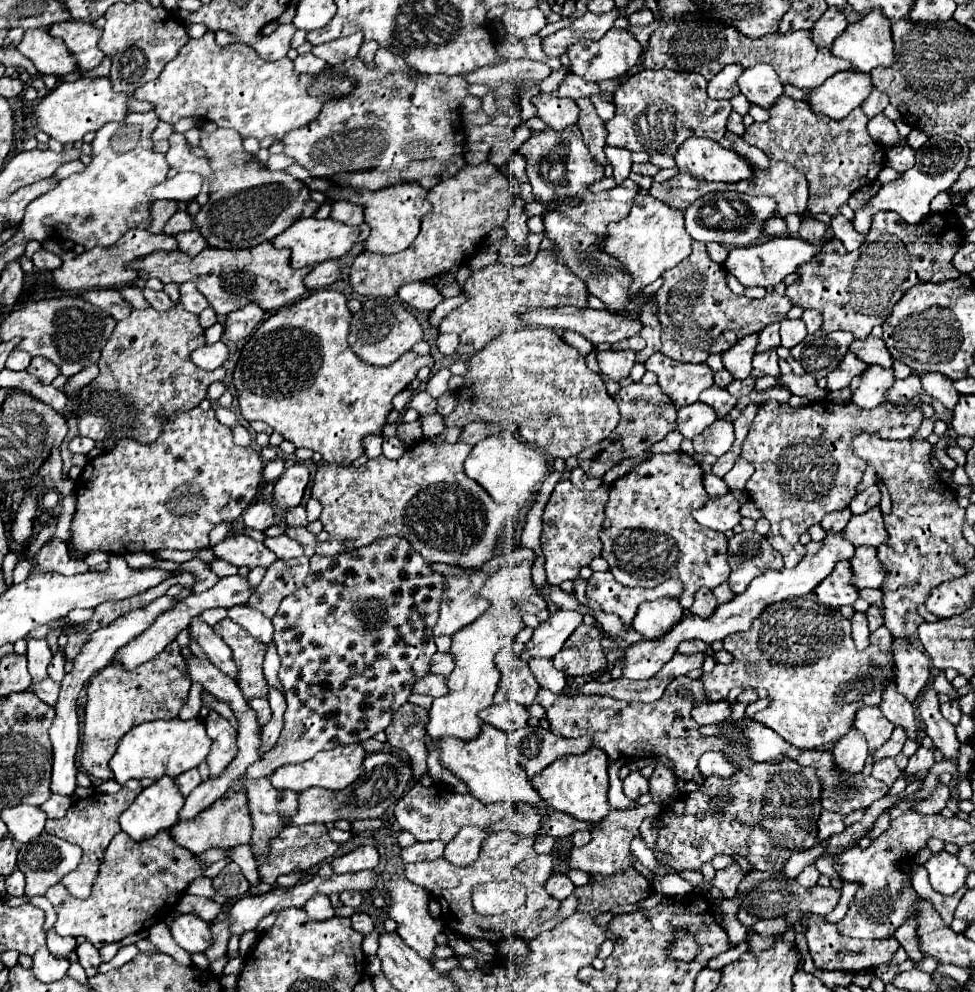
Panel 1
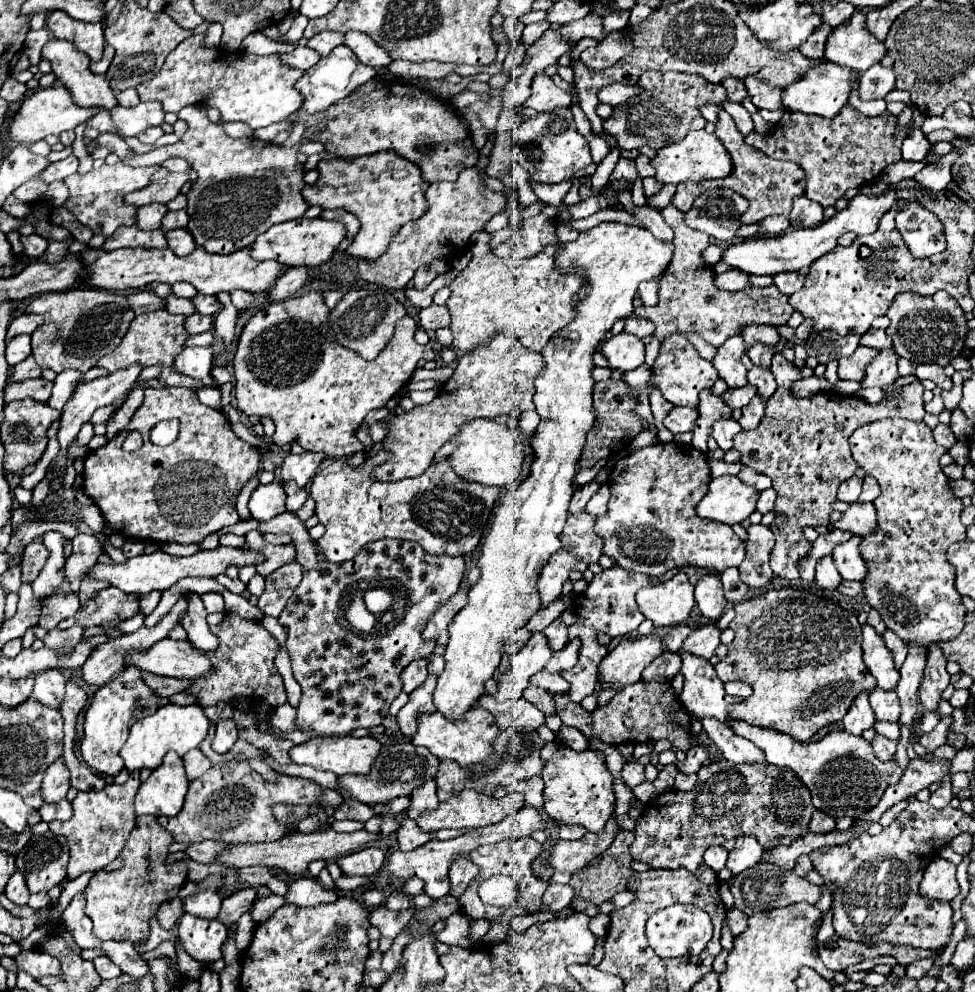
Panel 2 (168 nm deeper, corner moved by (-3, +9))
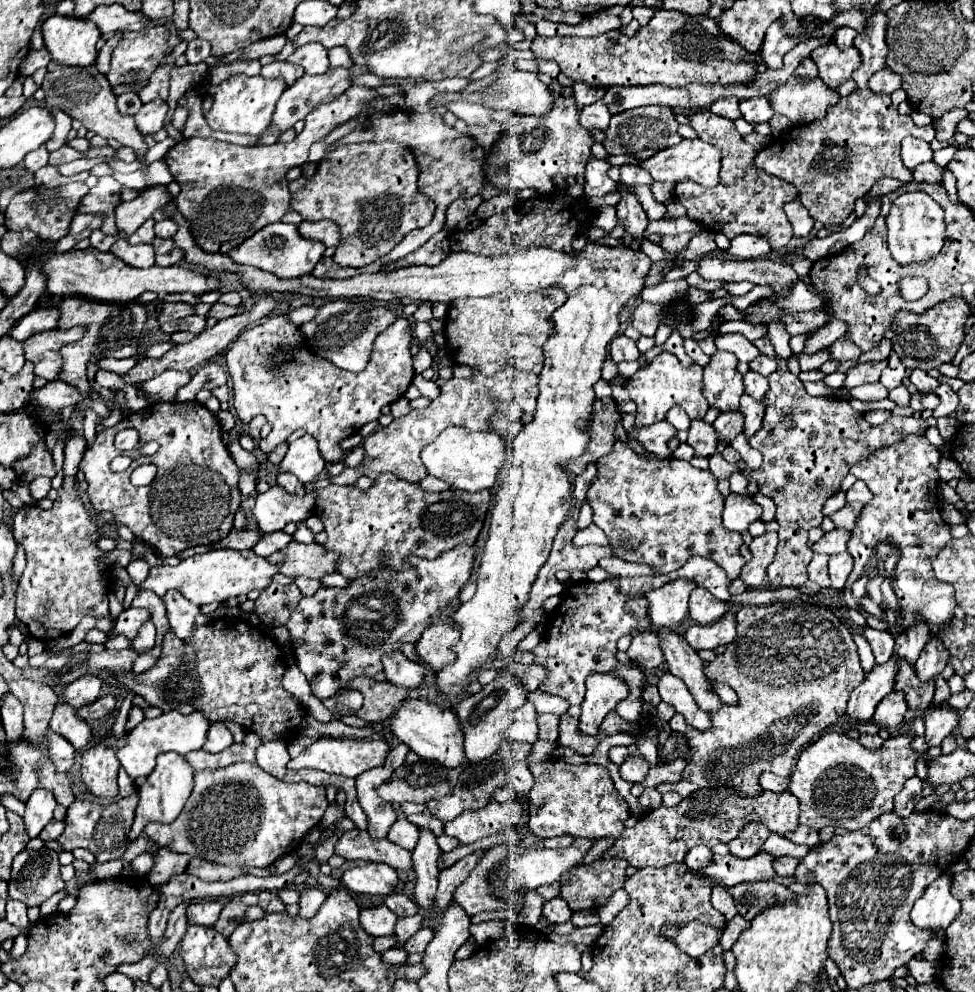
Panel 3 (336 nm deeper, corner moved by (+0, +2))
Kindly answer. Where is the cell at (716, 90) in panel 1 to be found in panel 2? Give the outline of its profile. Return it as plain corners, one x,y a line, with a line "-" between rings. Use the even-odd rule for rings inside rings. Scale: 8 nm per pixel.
728,77
728,79
722,81
722,87
726,89
726,97
728,97
726,101
734,101
734,103
742,103
744,101
746,89
744,89
744,83
742,81

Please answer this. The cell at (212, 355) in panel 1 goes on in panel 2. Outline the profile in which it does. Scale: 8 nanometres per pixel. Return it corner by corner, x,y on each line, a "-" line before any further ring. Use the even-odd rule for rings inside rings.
188,347
182,353
178,353
174,361
174,371
202,381
204,387
216,387
216,383
210,377
212,353
212,347

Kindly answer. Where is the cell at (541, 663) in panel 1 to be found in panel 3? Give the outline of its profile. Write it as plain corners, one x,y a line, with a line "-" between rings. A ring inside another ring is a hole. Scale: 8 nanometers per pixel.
541,690
529,692
527,700
535,706
537,712
549,712
549,714
555,714
555,716
561,716
569,708
565,698
555,696
555,694
547,694
547,692
541,692

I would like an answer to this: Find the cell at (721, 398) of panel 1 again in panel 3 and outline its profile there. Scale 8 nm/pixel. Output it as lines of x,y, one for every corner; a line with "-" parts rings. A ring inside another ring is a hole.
691,420
687,444
695,450
695,456
711,458
717,452
717,442
719,440
713,424
707,424
703,420

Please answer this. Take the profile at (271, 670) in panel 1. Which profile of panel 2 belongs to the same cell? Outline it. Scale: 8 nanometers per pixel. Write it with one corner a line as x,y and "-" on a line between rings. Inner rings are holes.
288,703
276,707
274,713
272,713
272,717
270,717
272,729
276,733
292,733
292,731
296,731
294,729
294,713
296,713
296,709
290,707

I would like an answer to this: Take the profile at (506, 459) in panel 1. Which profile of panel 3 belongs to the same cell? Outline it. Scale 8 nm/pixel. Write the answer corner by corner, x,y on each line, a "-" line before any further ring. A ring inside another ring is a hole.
447,428
435,442
423,448
421,460
431,476
445,480
447,484
459,490
479,492
495,486
497,472
503,468
507,460
507,448
497,432
471,432
465,428

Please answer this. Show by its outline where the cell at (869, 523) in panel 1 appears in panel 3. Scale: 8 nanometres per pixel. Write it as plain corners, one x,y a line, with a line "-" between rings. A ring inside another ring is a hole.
853,502
853,504
845,504
841,510
831,514
831,520
833,520
835,528
843,528
843,530
851,532
855,528
855,520
857,520
861,508
863,508
863,504

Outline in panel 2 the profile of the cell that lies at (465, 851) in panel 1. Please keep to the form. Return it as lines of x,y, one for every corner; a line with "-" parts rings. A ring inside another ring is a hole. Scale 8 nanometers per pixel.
464,855
464,857
456,857
456,861
454,861
452,867
450,867
450,883
452,883
450,895
458,899
458,897
466,891
468,883
470,883
476,875
478,875
478,867
472,865
466,855
-
468,871
470,871
470,879
468,879

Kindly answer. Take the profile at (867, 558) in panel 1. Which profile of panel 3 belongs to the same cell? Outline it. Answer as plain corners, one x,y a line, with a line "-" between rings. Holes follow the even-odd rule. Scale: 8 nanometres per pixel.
843,552
839,556
831,556
829,560
829,576
831,576
831,586
837,590
843,590
849,572
853,570
853,560
849,552

